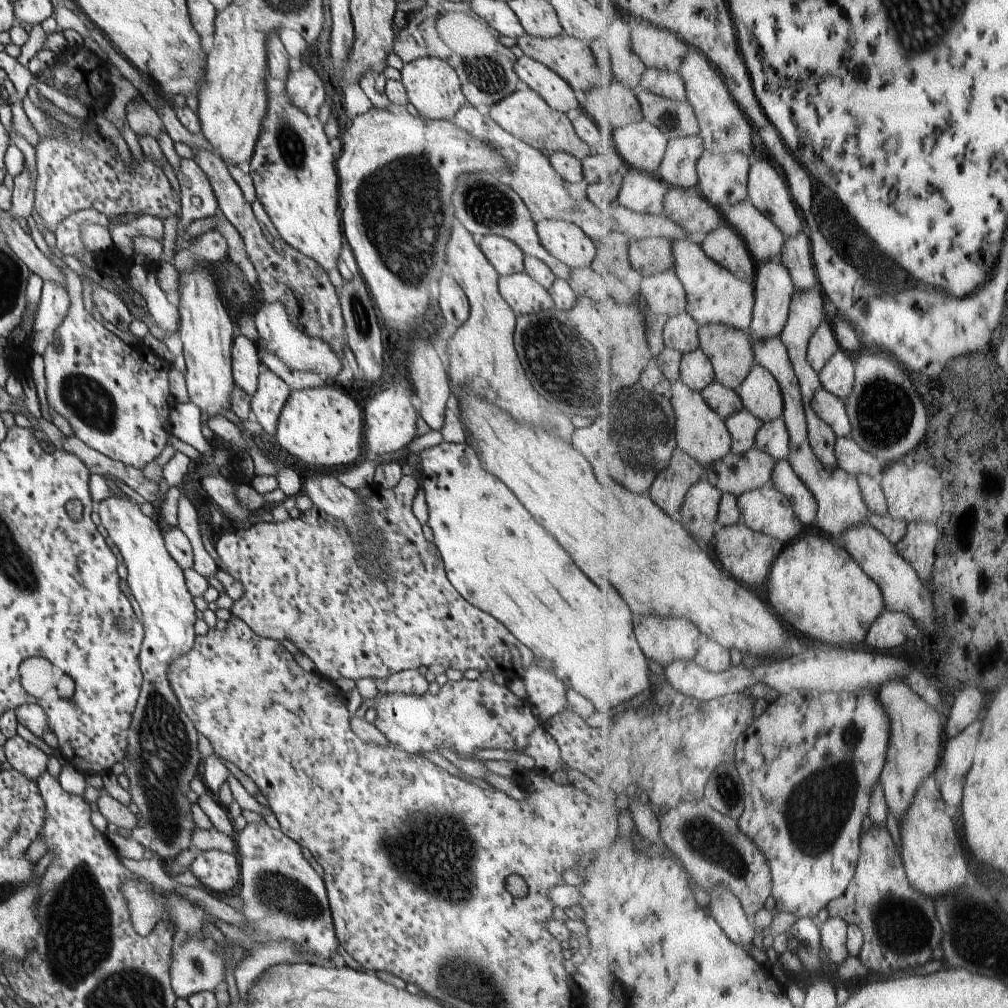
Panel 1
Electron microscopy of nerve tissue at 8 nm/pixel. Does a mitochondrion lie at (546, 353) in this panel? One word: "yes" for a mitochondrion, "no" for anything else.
yes

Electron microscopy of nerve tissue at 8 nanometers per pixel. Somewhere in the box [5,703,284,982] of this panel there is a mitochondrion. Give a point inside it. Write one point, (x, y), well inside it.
(199, 967)

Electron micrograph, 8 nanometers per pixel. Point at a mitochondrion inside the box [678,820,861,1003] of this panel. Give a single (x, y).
(808, 946)

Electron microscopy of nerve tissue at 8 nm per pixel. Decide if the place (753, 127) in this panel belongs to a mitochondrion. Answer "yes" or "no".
no

